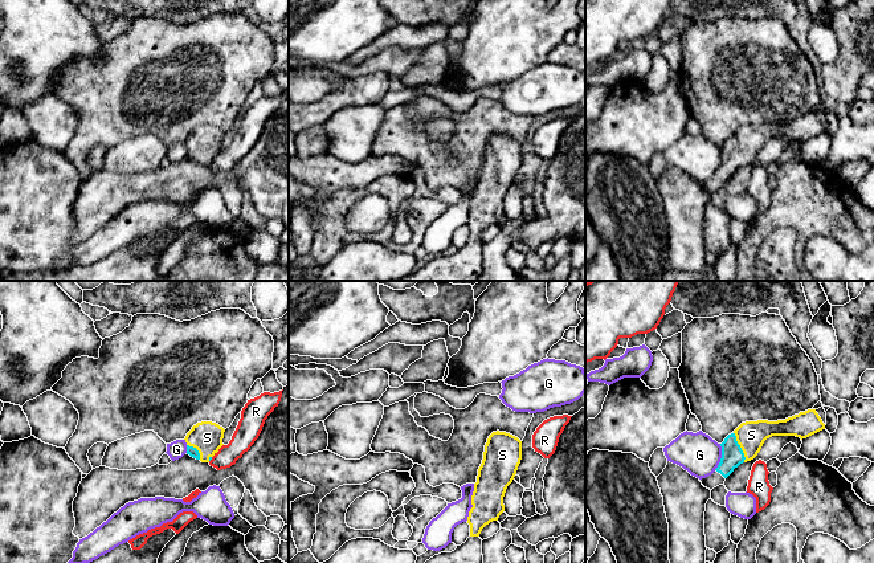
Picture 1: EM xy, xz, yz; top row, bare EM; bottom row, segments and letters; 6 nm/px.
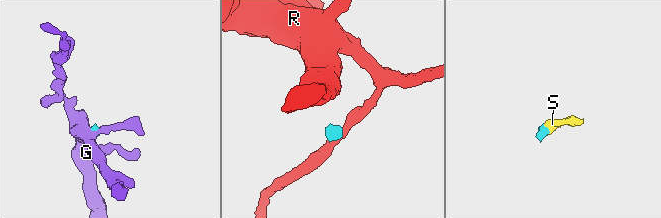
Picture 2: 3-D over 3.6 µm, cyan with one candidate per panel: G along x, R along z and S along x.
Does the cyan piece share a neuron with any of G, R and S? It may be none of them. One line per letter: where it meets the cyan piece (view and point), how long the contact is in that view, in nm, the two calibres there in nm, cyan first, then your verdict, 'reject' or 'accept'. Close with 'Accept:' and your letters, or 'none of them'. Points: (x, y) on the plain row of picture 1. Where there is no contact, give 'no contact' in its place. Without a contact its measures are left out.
G: contact yz (722, 160); length 170 nm; calibres 140 and 240 nm; reject
R: contact xy (211, 162); length 40 nm; calibres 20 and 140 nm; reject
S: contact yz (739, 150); length 200 nm; calibres 140 and 180 nm; accept
Accept: S

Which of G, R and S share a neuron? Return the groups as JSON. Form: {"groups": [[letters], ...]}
{"groups": [["G"], ["R"], ["S"]]}

